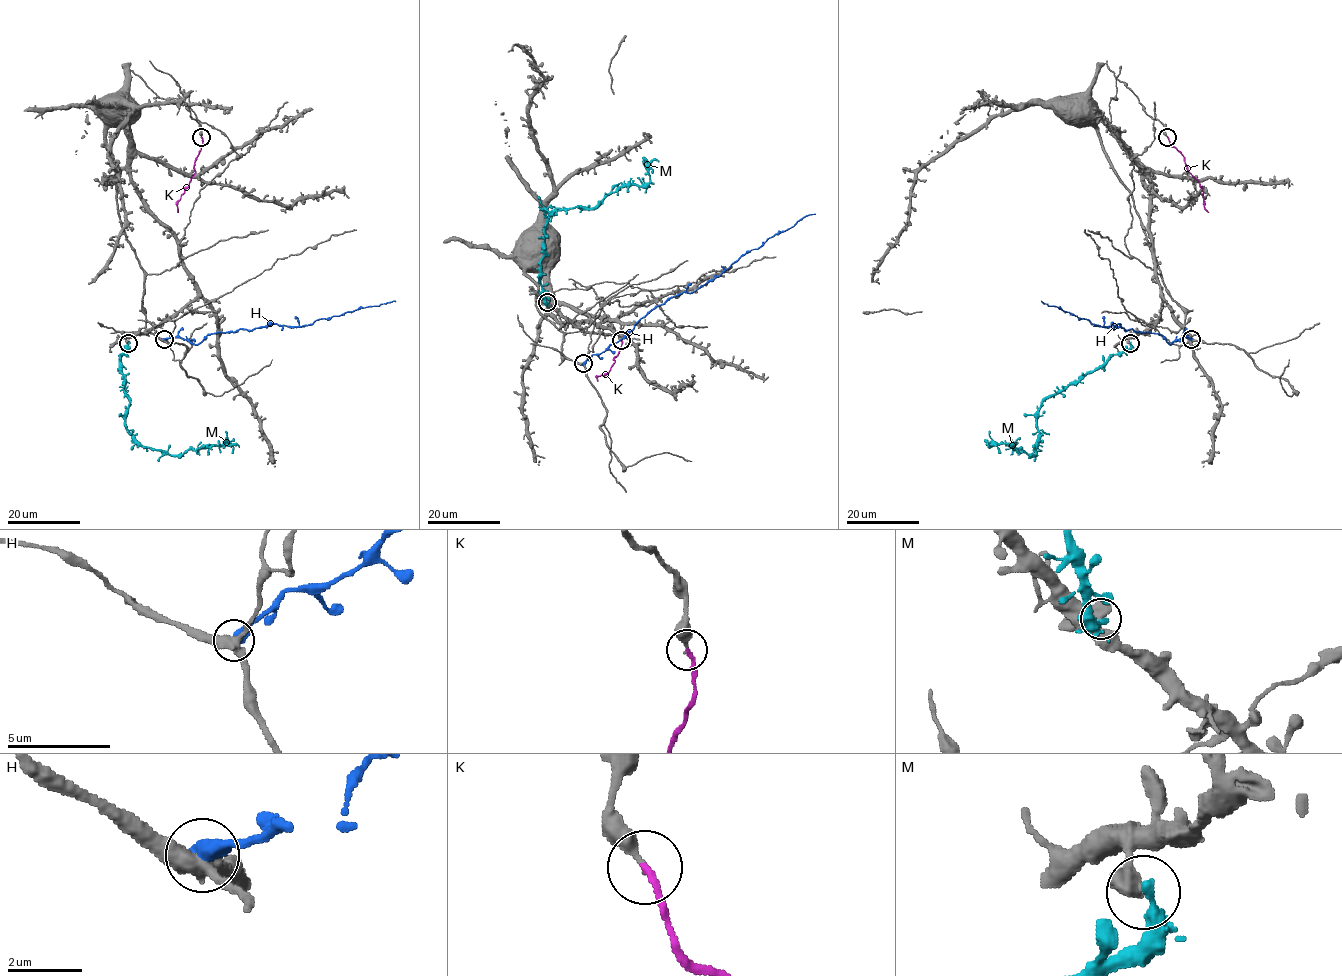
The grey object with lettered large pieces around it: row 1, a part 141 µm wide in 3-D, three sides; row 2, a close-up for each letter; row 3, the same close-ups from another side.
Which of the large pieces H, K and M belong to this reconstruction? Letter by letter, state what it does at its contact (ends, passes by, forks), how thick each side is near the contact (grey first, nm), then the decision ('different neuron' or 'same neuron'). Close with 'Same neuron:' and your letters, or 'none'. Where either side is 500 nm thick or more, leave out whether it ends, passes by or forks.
H: calibres 400 and 500 nm; different neuron
K: it ends; calibres 400 and 170 nm; same neuron
M: calibres 600 and 360 nm; different neuron
Same neuron: K

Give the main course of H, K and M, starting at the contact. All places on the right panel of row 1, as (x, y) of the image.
H: (1191, 339), (1183, 337), (1169, 344), (1162, 335), (1126, 330), (1120, 324), (1099, 327), (1041, 301)
K: (1167, 136), (1203, 189), (1204, 208), (1208, 212)
M: (1130, 343), (1128, 349), (1113, 354), (1041, 402), (1035, 455), (1007, 444), (987, 445), (989, 447)

